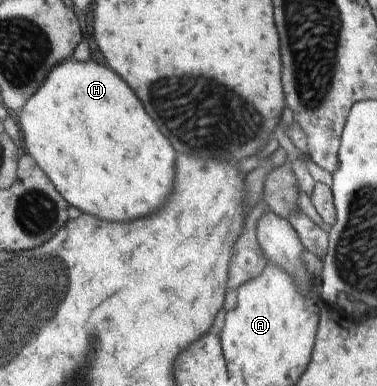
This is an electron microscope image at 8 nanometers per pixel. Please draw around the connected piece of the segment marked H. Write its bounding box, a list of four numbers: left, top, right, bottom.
[17,57,177,222]

